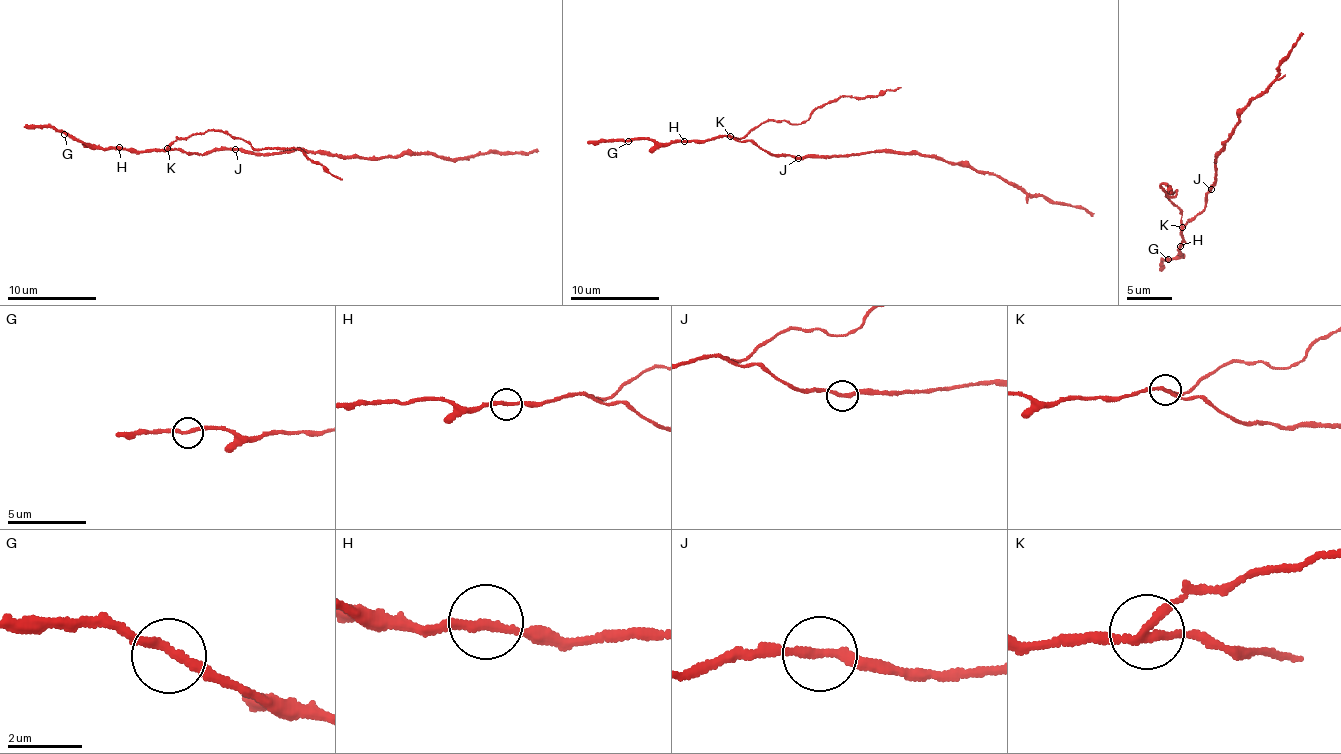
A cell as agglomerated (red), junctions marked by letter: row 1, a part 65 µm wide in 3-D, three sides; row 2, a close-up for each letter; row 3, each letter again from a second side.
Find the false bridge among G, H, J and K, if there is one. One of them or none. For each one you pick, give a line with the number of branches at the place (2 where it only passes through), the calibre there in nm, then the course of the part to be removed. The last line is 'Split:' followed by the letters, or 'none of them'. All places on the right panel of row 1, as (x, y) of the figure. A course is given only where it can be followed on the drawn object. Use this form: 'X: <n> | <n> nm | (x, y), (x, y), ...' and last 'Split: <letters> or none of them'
K: 3 | 180 nm | (1181, 226), (1182, 213), (1167, 197), (1176, 189), (1176, 195), (1164, 191), (1161, 182), (1170, 185), (1170, 193)
Split: K

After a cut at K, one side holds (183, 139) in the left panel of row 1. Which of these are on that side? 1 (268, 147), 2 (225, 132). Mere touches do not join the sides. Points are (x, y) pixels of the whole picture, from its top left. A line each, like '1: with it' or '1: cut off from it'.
1: with it
2: with it

